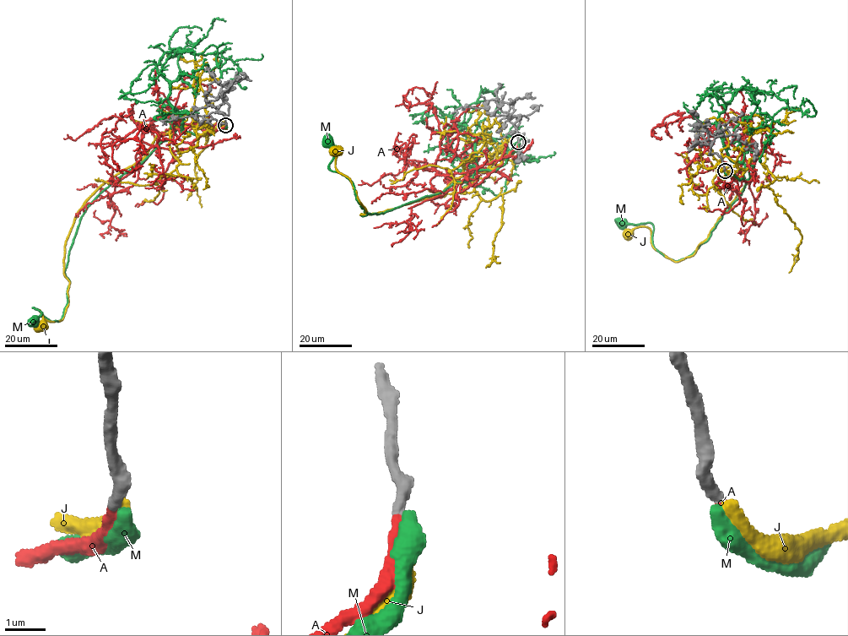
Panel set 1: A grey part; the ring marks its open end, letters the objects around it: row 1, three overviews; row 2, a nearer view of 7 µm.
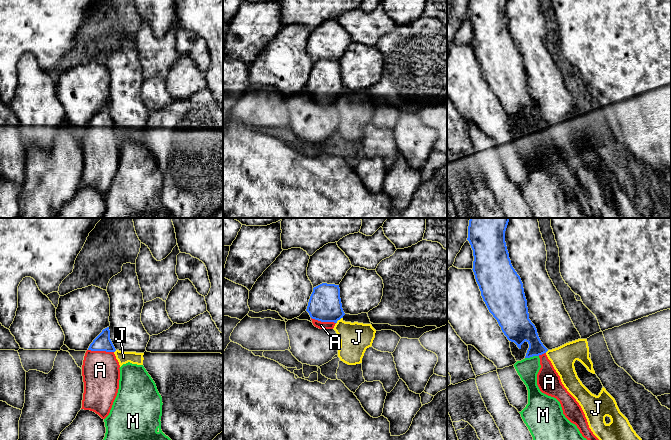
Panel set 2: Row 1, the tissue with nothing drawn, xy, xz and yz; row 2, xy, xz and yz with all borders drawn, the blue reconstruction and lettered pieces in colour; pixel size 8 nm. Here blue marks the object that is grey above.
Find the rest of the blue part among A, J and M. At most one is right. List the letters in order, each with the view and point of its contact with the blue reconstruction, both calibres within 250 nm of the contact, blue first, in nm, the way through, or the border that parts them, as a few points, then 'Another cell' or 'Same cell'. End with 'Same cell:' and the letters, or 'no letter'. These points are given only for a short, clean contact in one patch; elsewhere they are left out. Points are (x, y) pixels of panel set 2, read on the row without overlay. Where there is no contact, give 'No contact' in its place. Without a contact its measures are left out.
A: Touches blue at xy (101, 126). Thickness 140 nm (blue) against 300 nm. Path across: xy (102, 118), (101, 126), (100, 146). Same cell
J: Touches blue at xz (338, 95). Thickness 260 nm (blue) against 240 nm. Boundary: xz (342, 93), (336, 99). Another cell
M: Touches blue at yz (531, 132). Thickness 240 nm (blue) against 170 nm. Boundary: yz (538, 131), (525, 134). Another cell
Same cell: A

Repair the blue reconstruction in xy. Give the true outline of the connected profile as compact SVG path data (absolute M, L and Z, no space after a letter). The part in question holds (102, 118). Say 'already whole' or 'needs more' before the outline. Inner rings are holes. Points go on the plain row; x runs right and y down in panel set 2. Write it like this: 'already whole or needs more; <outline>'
needs more; M107 103L90 120L82 141L84 169L81 185L93 187L102 195L109 191L119 165L120 141L114 130L115 127L110 115L110 106Z

